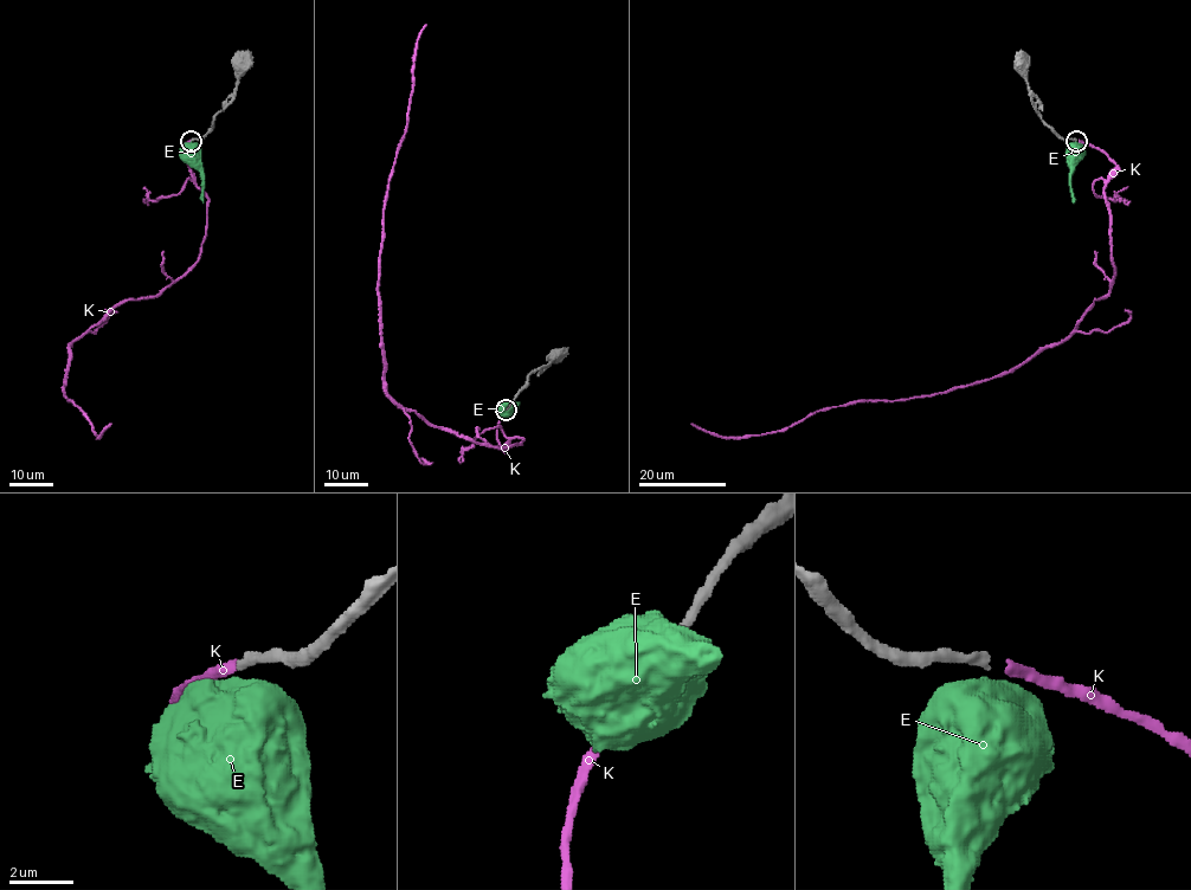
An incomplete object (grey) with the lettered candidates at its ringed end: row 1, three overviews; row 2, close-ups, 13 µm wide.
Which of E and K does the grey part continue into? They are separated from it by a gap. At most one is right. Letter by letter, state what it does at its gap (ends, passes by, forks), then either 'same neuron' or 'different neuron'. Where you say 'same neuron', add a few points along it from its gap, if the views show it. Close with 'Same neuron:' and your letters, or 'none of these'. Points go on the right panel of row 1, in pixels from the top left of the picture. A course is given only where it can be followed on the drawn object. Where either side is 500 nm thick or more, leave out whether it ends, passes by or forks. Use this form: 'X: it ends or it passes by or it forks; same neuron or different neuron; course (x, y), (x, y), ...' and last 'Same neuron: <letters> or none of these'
E: different neuron
K: it ends; same neuron; course (1079, 141), (1115, 166), (1103, 195), (1114, 277), (1057, 343), (979, 382), (851, 401), (760, 434), (690, 424)
Same neuron: K

